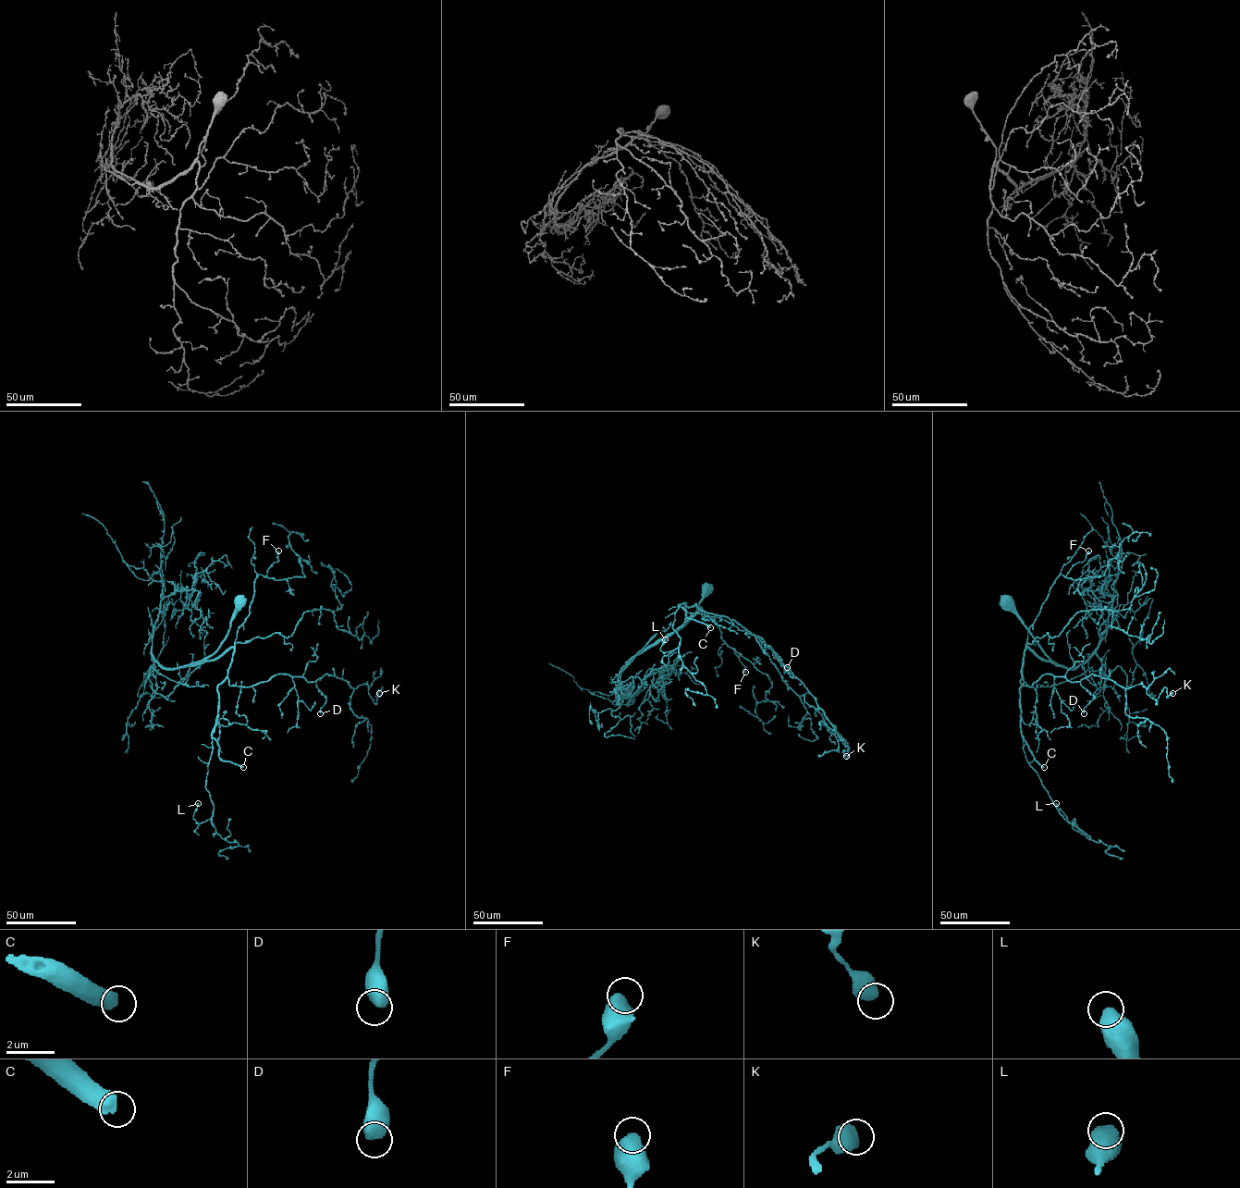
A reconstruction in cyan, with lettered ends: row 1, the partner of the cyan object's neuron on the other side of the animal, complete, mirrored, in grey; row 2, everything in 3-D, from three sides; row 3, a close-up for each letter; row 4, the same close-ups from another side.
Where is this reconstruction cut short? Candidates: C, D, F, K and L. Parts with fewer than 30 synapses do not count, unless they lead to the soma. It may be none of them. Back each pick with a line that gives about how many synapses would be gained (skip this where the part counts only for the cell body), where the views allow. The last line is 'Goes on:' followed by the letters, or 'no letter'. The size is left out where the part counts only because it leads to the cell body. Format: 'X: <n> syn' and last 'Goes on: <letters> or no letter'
C: 400 syn
Goes on: C

